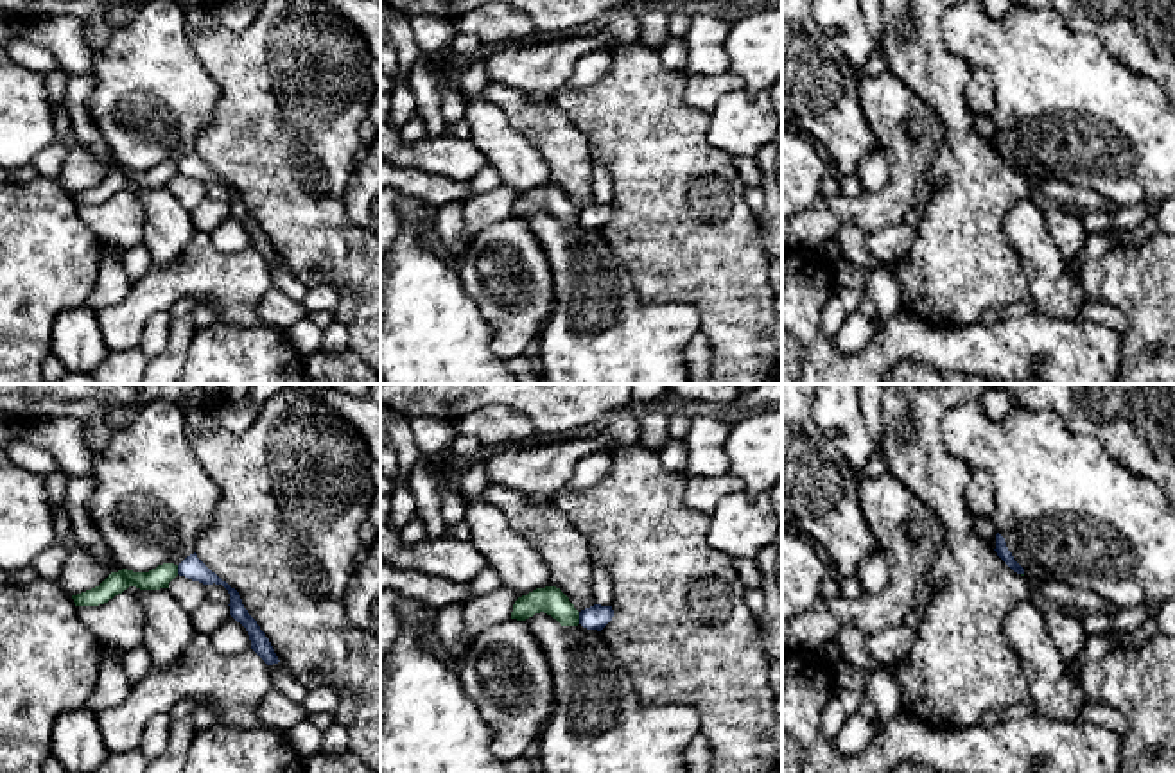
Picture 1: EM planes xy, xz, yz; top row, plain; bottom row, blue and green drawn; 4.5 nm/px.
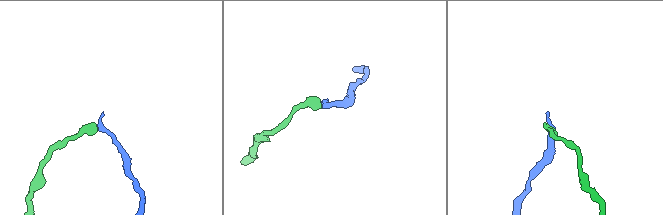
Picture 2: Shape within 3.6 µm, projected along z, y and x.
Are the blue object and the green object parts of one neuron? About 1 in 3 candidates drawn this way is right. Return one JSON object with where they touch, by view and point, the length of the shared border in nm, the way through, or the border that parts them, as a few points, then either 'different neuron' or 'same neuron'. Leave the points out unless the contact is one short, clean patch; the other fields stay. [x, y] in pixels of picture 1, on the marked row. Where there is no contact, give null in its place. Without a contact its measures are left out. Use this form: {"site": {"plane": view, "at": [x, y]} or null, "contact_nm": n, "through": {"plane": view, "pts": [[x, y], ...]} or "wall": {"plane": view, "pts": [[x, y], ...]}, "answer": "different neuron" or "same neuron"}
{"site": {"plane": "xz", "at": [580, 617]}, "contact_nm": 60, "wall": {"plane": "xz", "pts": [[578, 612], [580, 623]]}, "answer": "different neuron"}

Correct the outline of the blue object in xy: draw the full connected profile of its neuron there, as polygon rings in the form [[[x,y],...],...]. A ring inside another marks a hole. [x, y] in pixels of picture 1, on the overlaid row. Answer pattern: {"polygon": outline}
{"polygon": [[[197,554],[187,556],[179,565],[178,565],[178,574],[185,576],[192,581],[199,581],[203,585],[222,585],[228,594],[230,594],[230,615],[240,622],[251,640],[251,649],[267,664],[278,664],[278,656],[265,637],[265,633],[260,630],[257,621],[248,613],[248,610],[242,604],[242,599],[235,588],[231,588],[226,581],[222,581],[215,572],[212,572],[199,558]]]}

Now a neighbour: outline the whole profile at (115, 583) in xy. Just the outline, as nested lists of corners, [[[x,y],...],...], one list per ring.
[[[163,563],[149,572],[133,572],[122,569],[111,572],[99,586],[72,595],[75,606],[99,606],[122,594],[129,586],[140,590],[160,590],[169,588],[169,583],[178,576],[178,565]]]

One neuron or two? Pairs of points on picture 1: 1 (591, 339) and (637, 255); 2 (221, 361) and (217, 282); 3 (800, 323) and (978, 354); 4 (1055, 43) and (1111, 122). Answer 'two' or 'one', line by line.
1: two
2: two
3: one
4: one

